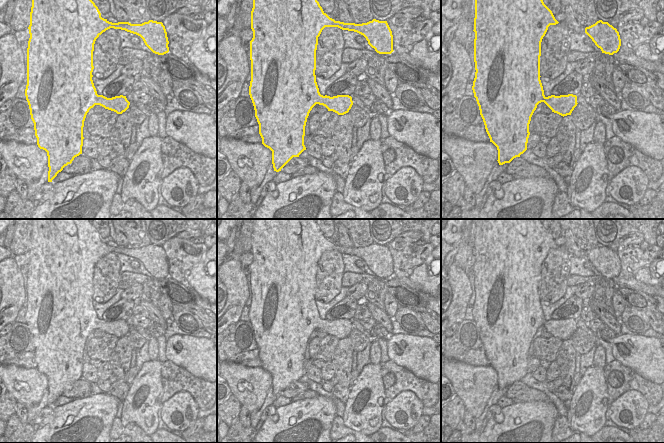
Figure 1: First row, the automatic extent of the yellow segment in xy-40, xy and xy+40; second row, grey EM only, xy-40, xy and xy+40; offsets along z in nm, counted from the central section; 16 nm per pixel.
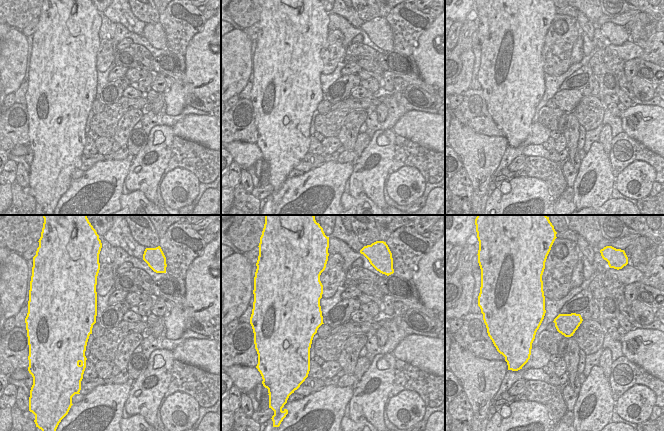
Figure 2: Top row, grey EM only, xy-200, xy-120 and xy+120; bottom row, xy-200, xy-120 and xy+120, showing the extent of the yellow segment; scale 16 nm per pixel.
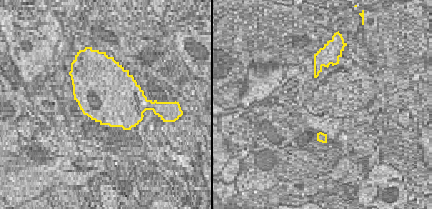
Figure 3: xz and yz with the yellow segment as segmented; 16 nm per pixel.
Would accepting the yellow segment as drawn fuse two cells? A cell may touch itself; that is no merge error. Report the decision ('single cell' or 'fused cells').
single cell

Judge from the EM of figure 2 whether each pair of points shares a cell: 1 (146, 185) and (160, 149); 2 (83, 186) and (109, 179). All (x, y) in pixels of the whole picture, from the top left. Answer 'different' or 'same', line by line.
1: same
2: same

